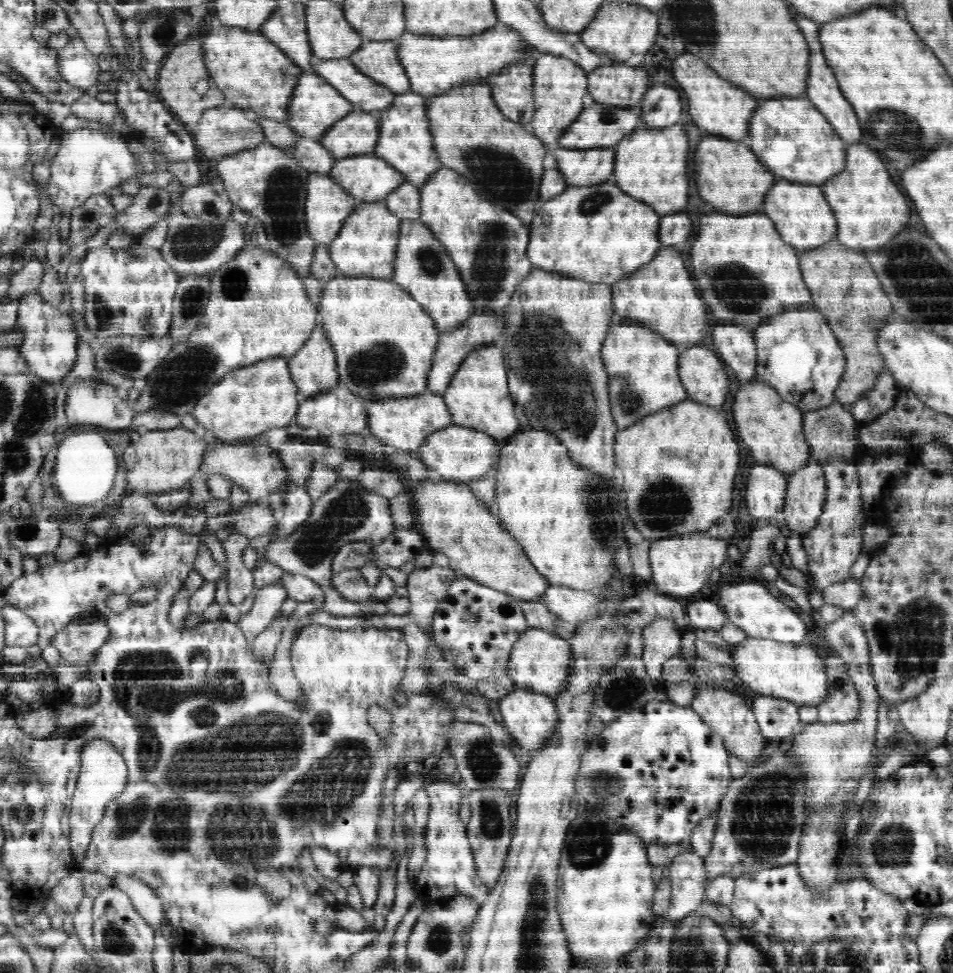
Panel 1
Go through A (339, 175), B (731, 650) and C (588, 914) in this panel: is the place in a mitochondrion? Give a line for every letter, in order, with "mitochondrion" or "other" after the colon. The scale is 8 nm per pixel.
A: other
B: other
C: other

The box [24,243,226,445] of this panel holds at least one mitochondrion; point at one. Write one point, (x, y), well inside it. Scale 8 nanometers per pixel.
(185, 375)

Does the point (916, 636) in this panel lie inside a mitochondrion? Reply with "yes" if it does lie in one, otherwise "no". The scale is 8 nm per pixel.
yes

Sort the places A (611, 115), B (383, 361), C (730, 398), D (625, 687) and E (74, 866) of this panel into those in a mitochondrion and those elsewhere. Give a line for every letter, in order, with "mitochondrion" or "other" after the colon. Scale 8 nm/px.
A: mitochondrion
B: mitochondrion
C: other
D: mitochondrion
E: other

